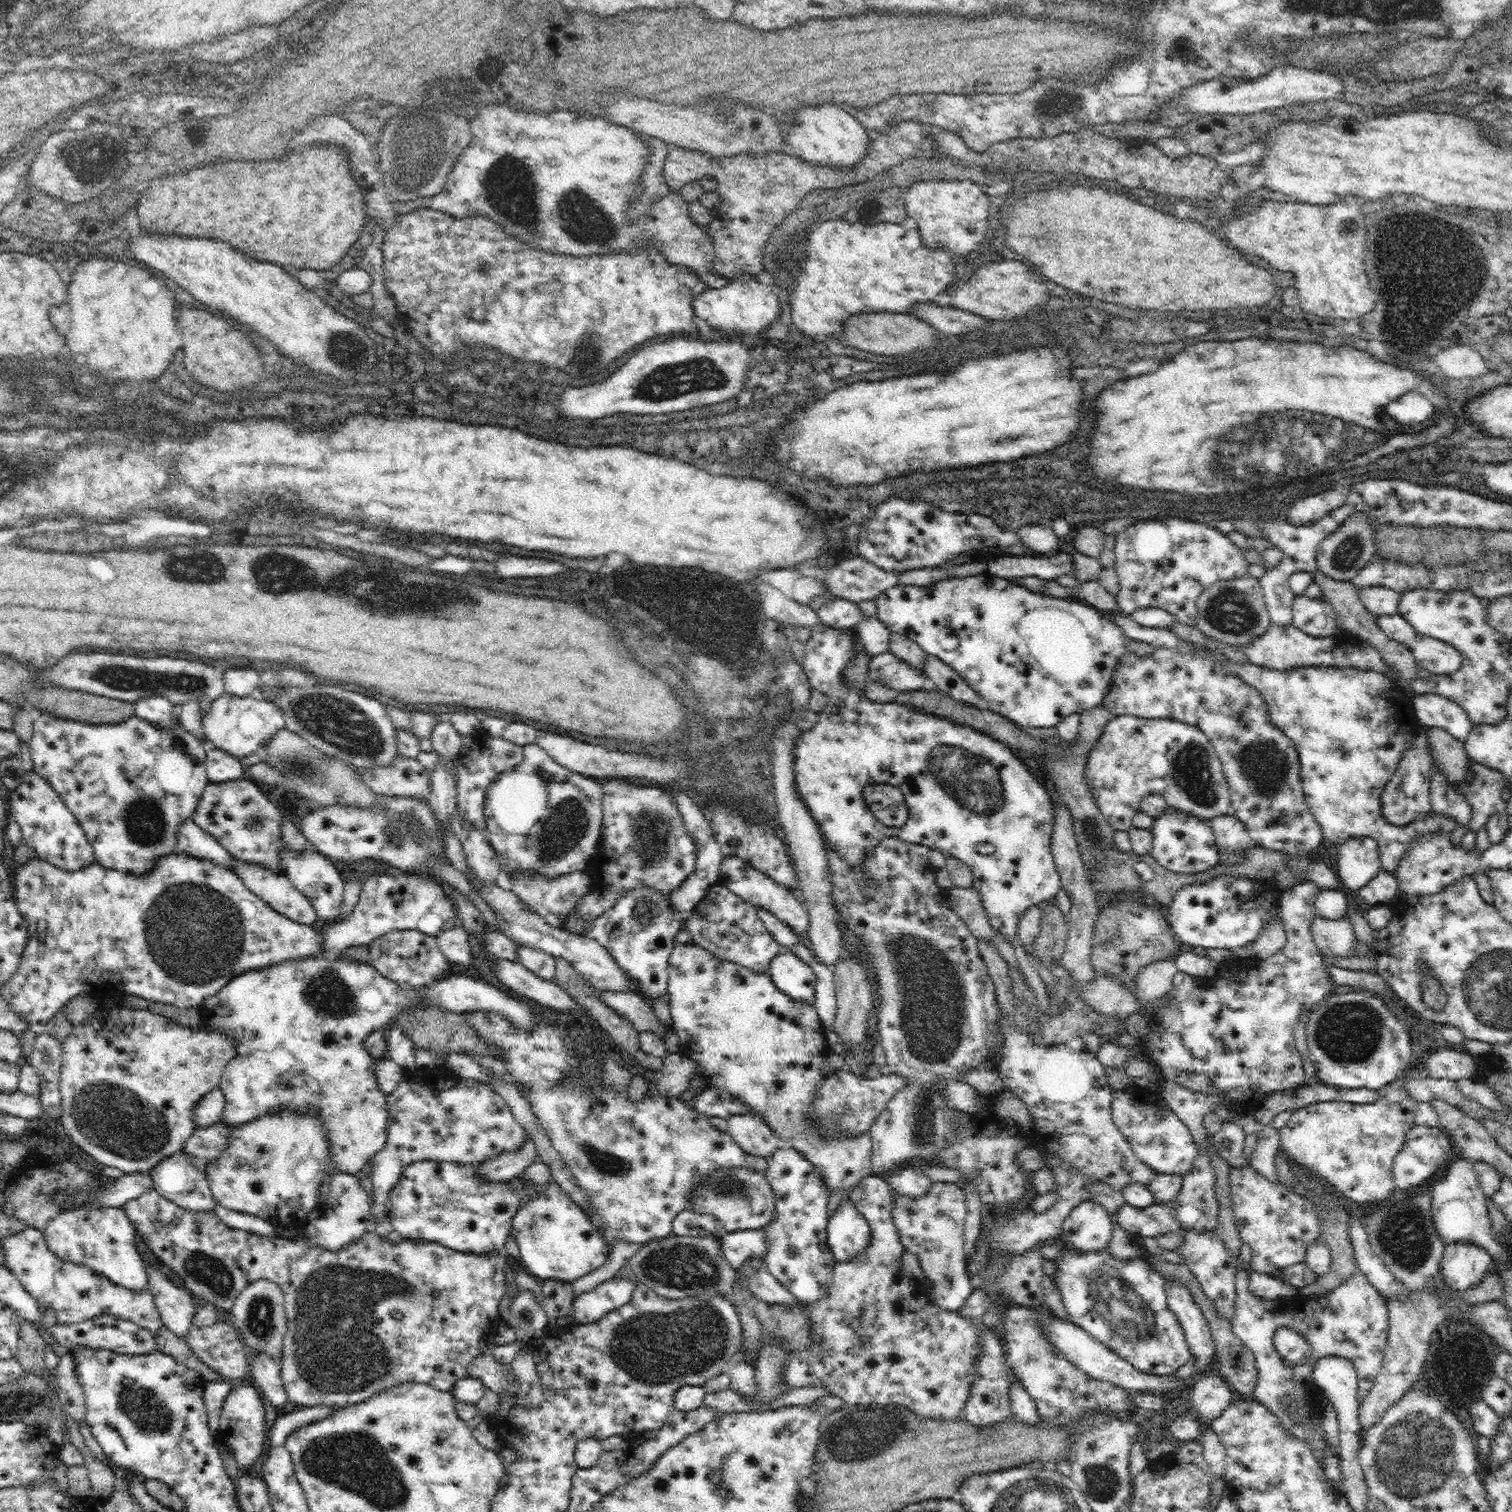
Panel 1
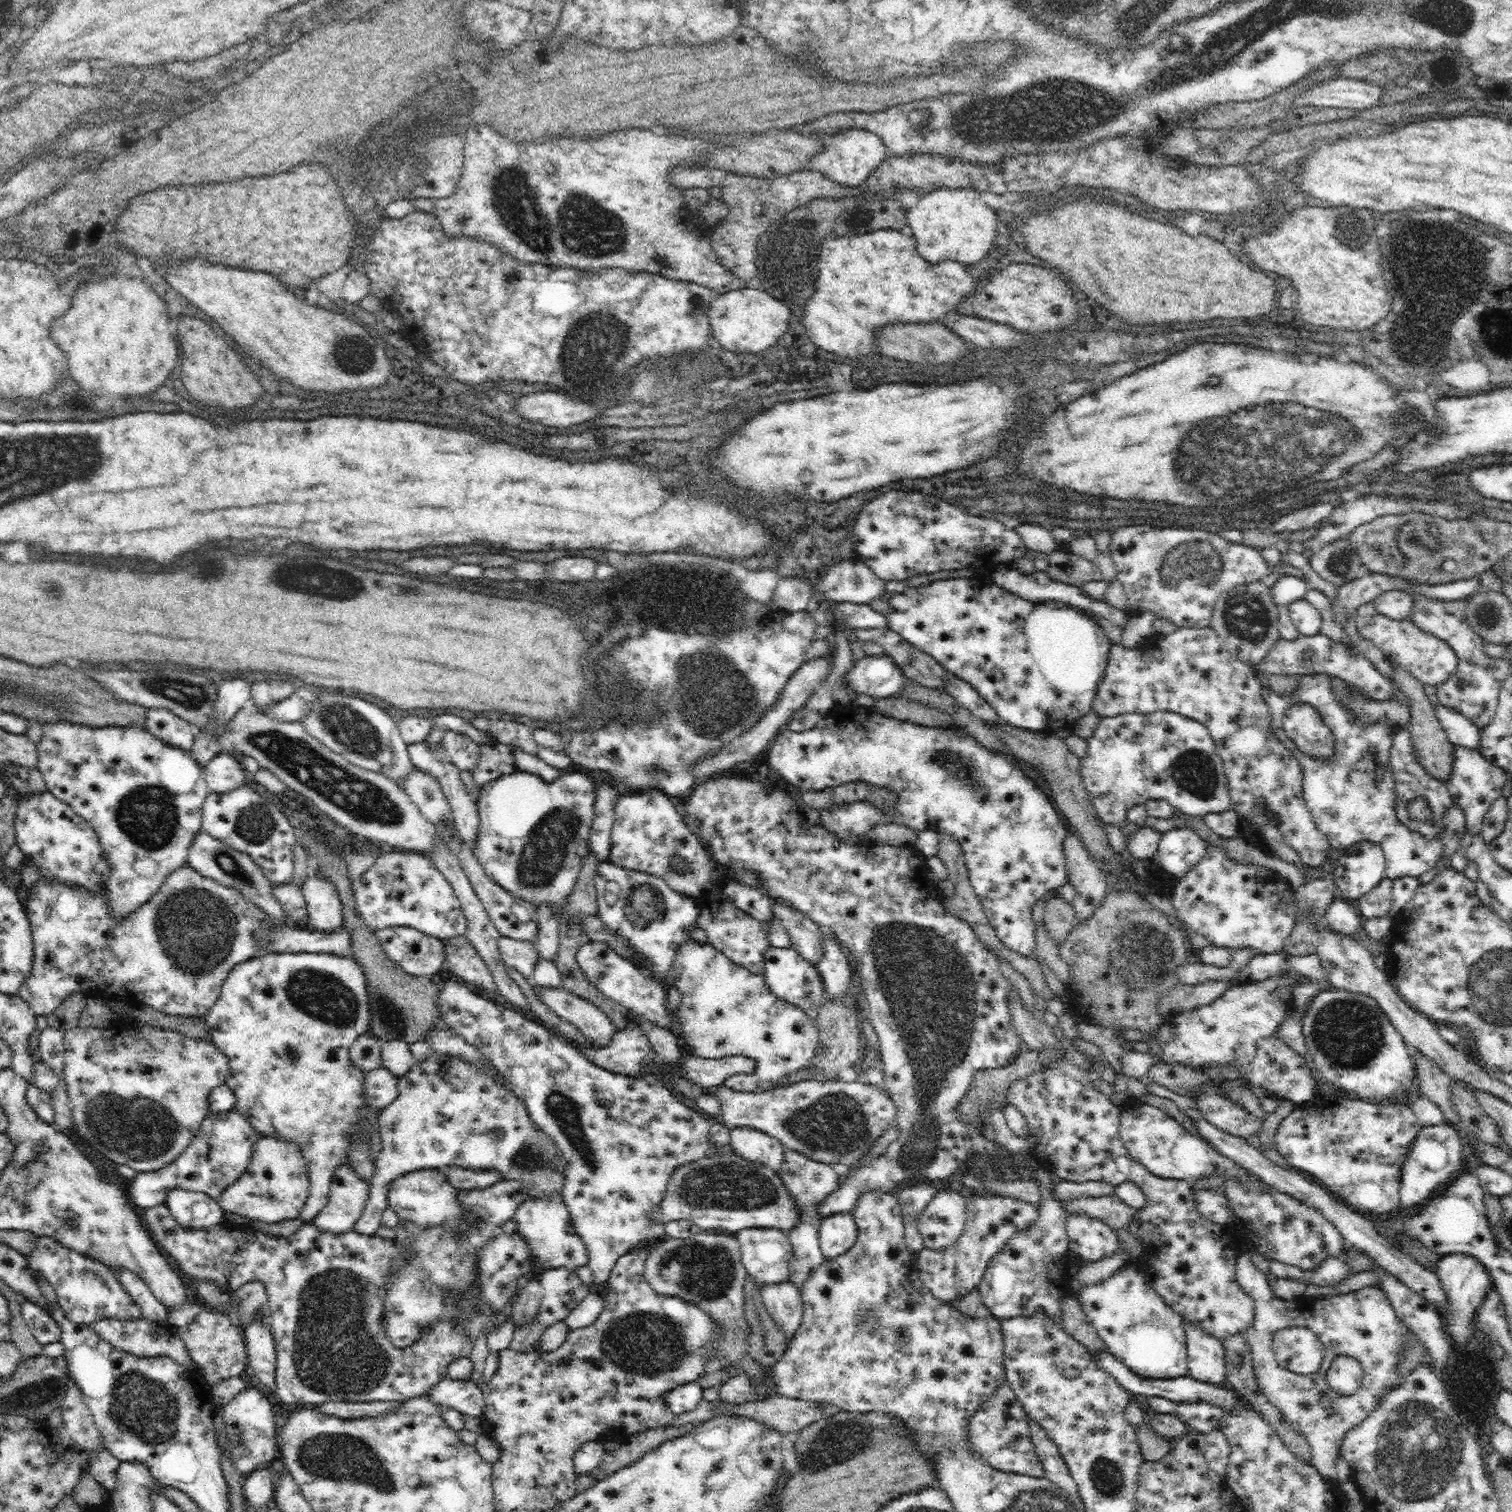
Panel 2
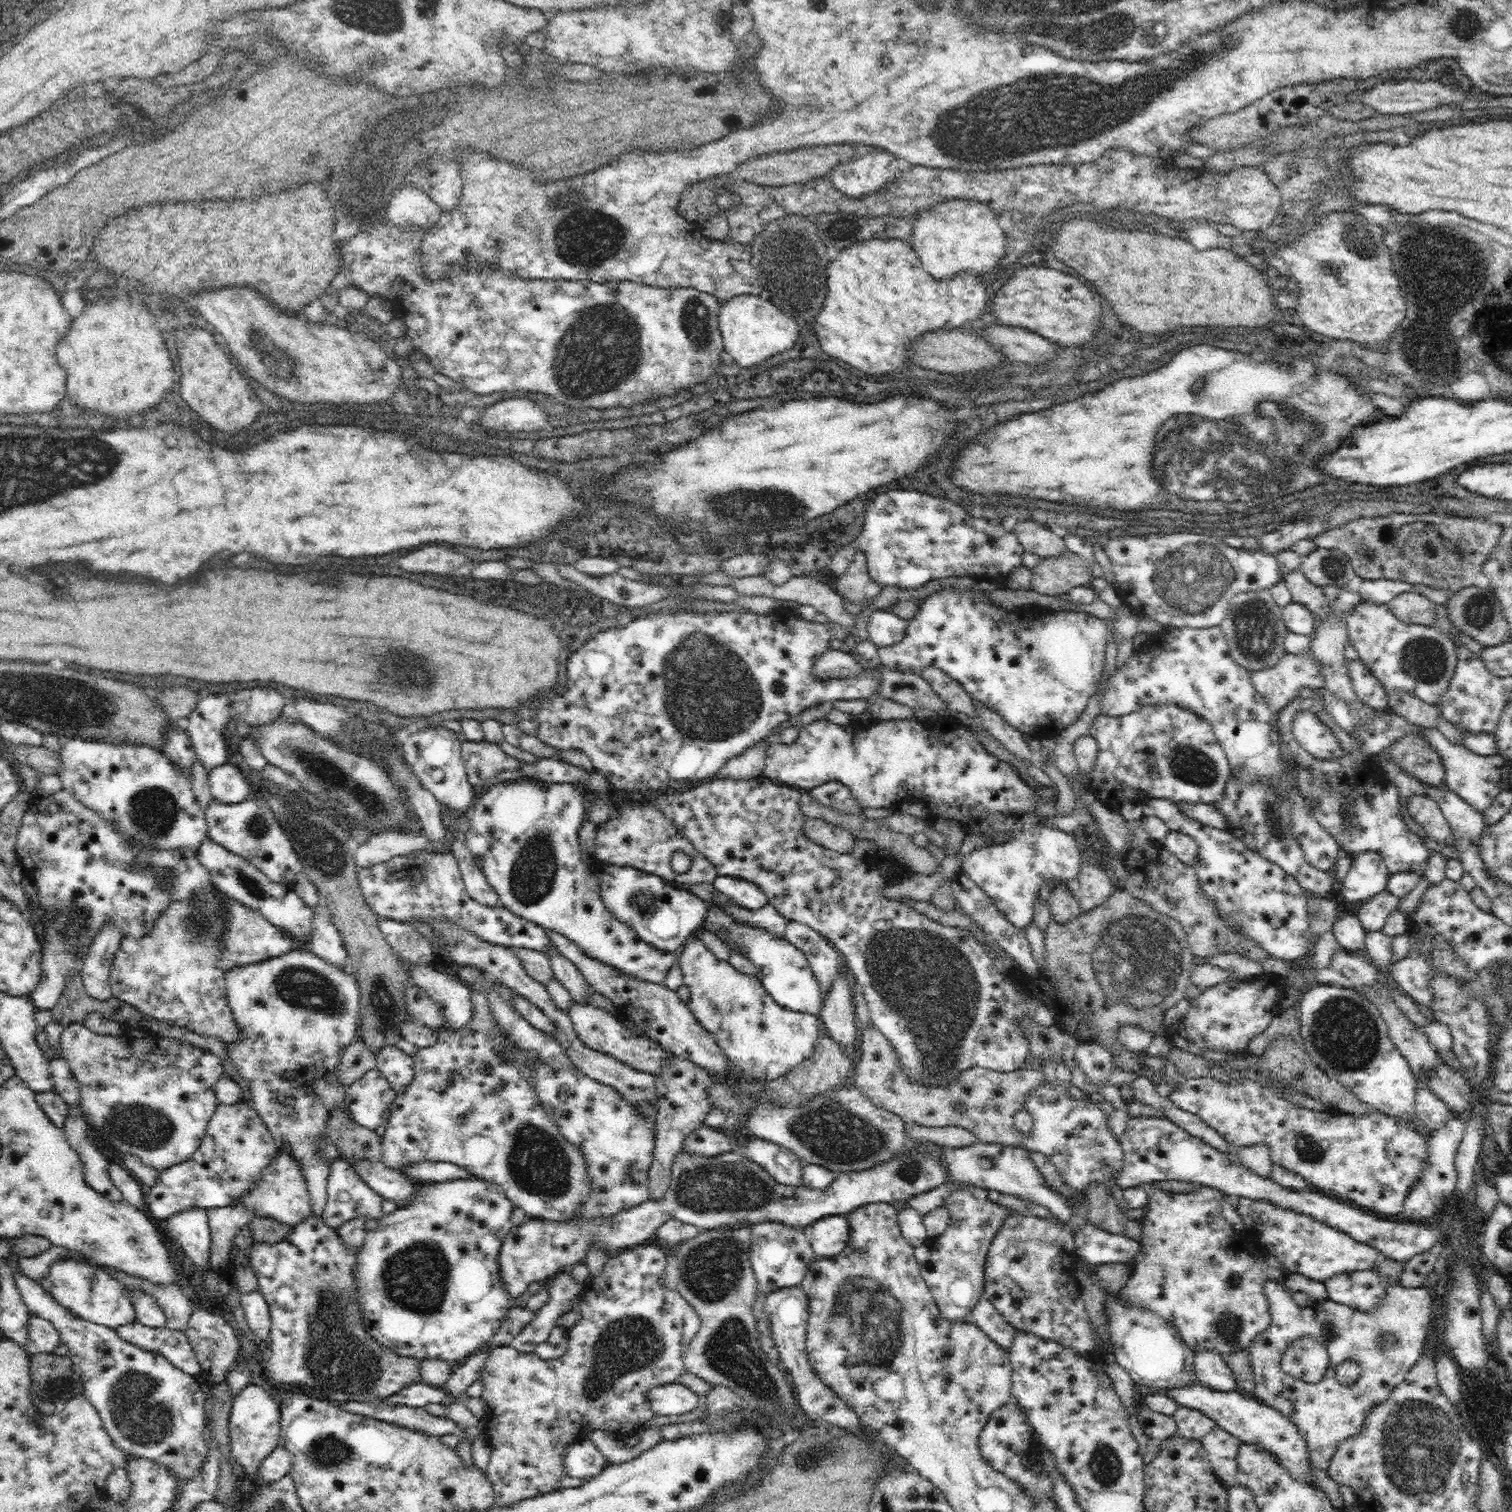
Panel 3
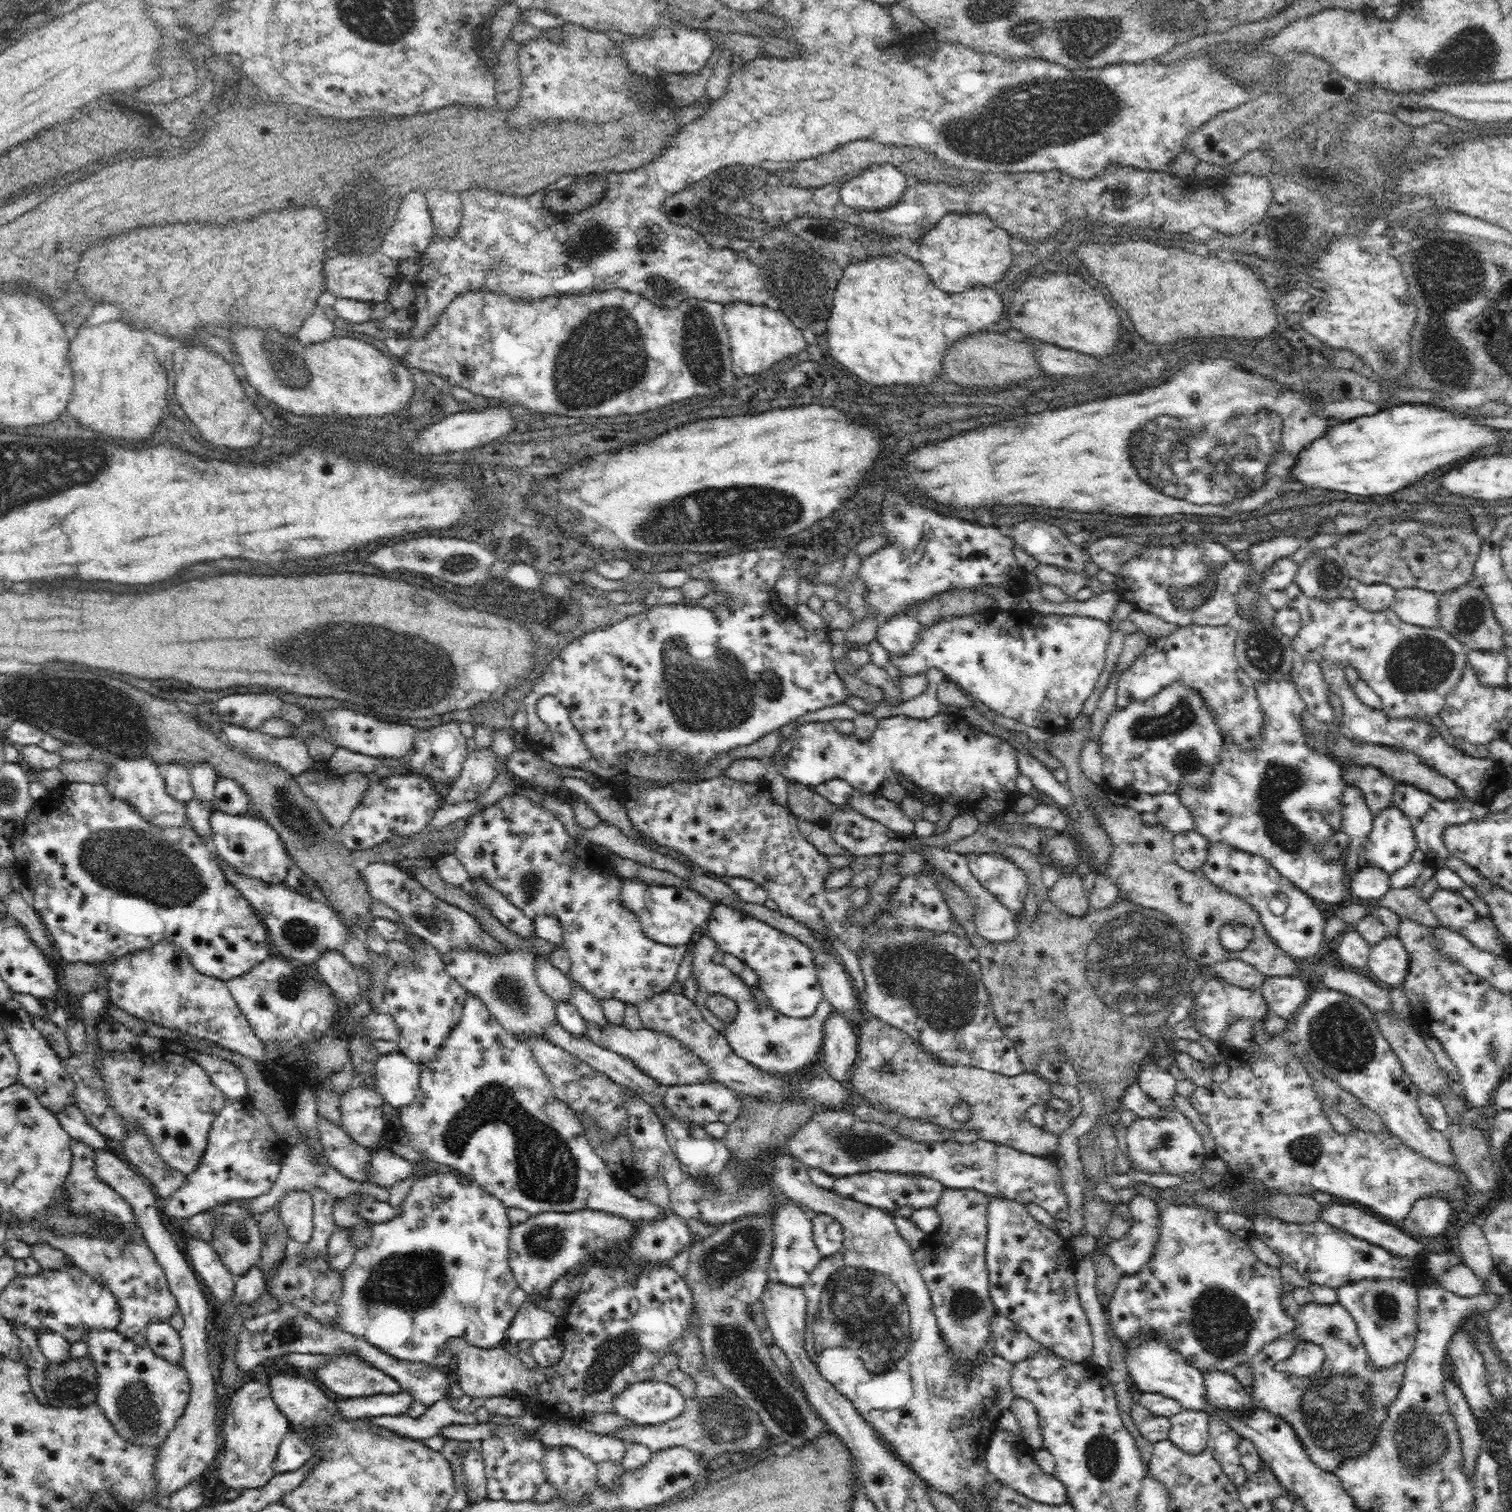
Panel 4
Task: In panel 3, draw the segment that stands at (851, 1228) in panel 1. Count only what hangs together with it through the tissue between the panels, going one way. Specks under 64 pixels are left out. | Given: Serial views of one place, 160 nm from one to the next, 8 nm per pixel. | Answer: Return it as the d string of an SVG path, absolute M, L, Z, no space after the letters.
M846 1215L826 1216L811 1224L807 1232L817 1258L833 1257L842 1252L848 1243L848 1219Z

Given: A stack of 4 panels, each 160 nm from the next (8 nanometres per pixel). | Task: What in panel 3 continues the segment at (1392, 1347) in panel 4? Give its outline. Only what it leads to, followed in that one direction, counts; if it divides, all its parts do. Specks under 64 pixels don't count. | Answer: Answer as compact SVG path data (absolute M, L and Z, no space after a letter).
M1374 1269L1342 1272L1341 1275L1334 1275L1323 1283L1330 1300L1362 1312L1368 1312L1379 1305L1390 1284L1385 1276Z

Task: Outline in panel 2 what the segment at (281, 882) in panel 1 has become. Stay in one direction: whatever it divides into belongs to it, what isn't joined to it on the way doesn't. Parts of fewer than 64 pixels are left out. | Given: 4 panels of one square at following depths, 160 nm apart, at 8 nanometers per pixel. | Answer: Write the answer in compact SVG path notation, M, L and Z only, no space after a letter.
M292 882L273 884L273 895L280 901L287 914L288 924L300 927L306 923L308 911L304 893Z

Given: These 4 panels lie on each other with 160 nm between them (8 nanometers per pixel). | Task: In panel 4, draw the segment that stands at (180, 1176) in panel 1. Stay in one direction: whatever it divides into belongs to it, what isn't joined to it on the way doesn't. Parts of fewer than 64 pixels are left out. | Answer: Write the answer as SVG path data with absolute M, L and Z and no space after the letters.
M185 1233L187 1255L192 1260L192 1268L204 1280L206 1286L220 1302L228 1304L235 1296L235 1279L214 1251L212 1244L196 1239Z

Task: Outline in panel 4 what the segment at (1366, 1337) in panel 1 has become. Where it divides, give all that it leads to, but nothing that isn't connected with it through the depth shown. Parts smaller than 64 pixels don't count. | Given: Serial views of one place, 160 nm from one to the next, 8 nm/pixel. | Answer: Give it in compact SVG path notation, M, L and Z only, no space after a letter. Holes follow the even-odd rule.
M1281 1294L1283 1309L1297 1322L1293 1335L1284 1335L1276 1340L1267 1342L1251 1358L1253 1370L1252 1401L1256 1408L1266 1409L1272 1415L1280 1417L1296 1431L1300 1443L1313 1464L1322 1471L1333 1473L1338 1465L1344 1464L1344 1460L1352 1460L1357 1456L1368 1452L1376 1442L1380 1434L1381 1426L1387 1419L1389 1406L1396 1400L1399 1393L1405 1362L1393 1364L1388 1368L1376 1369L1369 1359L1366 1347L1358 1335L1354 1317L1336 1301L1334 1304L1318 1304L1314 1301L1300 1305L1296 1303L1291 1294ZM1296 1338L1303 1338L1312 1343L1319 1344L1324 1351L1324 1366L1320 1372L1310 1376L1294 1376L1288 1372L1282 1372L1276 1366L1281 1360L1286 1360L1292 1353L1296 1344Z

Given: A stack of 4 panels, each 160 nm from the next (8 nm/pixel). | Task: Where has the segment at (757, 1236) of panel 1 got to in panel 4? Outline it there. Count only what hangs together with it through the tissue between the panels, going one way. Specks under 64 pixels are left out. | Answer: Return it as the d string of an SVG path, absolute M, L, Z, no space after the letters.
M783 1202L774 1210L774 1231L772 1241L772 1254L768 1264L767 1275L772 1282L781 1282L791 1287L801 1287L806 1284L810 1273L821 1262L822 1256L813 1239L812 1219L808 1216L806 1208L796 1202Z

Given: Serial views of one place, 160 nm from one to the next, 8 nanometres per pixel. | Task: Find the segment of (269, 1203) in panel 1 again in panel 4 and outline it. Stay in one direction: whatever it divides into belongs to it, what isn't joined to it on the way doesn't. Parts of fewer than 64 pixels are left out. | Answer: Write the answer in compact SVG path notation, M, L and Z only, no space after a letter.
M287 1190L278 1202L280 1220L289 1236L306 1244L313 1233L313 1198L308 1192Z

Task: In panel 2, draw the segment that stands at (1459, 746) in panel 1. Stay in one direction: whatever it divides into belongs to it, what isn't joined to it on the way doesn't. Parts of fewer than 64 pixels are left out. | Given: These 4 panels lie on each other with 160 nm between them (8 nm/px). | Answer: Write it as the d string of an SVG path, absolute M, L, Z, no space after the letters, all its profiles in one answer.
M1393 666L1392 677L1394 683L1399 686L1400 692L1408 699L1410 707L1410 722L1408 722L1408 730L1412 743L1414 743L1414 751L1418 755L1418 762L1422 768L1426 769L1428 775L1437 778L1441 781L1448 781L1452 773L1452 749L1453 744L1448 740L1442 725L1439 723L1438 717L1435 715L1435 710L1424 693L1424 685L1422 685L1410 672Z

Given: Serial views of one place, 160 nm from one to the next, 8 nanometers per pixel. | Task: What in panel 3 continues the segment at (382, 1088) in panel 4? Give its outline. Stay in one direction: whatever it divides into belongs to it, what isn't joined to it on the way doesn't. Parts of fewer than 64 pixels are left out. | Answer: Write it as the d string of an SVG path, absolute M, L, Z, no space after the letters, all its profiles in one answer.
M389 1045L378 1052L376 1059L380 1073L388 1079L392 1090L401 1095L414 1078L414 1058Z

